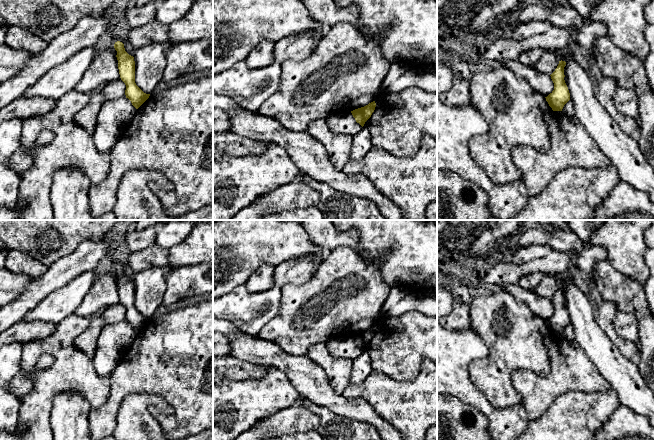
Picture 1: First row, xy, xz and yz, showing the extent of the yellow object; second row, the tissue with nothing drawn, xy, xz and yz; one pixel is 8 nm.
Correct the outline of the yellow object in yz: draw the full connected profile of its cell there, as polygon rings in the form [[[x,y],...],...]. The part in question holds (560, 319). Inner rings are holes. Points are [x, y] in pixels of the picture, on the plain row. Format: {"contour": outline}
{"contour": [[[559,285],[557,292],[550,299],[554,307],[554,314],[545,322],[553,335],[562,335],[564,329],[570,324],[570,317],[564,304],[565,289],[565,285]]]}

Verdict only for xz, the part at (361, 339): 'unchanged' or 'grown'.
unchanged

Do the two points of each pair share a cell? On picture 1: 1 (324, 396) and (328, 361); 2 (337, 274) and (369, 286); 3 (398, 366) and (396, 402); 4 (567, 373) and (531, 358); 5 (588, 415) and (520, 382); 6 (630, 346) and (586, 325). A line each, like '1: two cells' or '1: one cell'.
1: two cells
2: one cell
3: two cells
4: two cells
5: two cells
6: two cells

